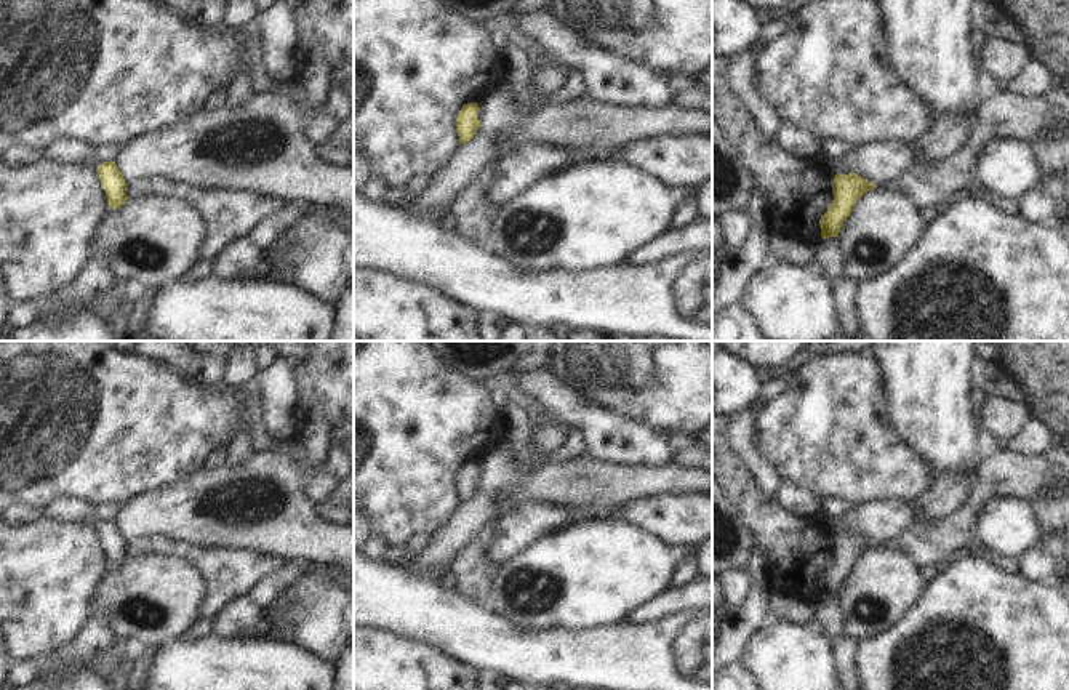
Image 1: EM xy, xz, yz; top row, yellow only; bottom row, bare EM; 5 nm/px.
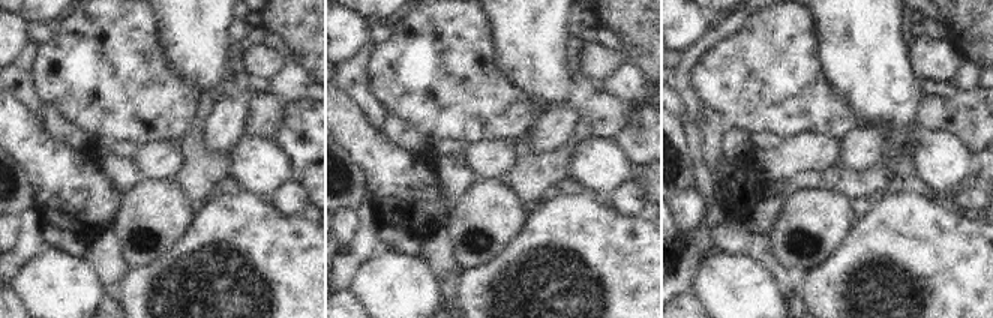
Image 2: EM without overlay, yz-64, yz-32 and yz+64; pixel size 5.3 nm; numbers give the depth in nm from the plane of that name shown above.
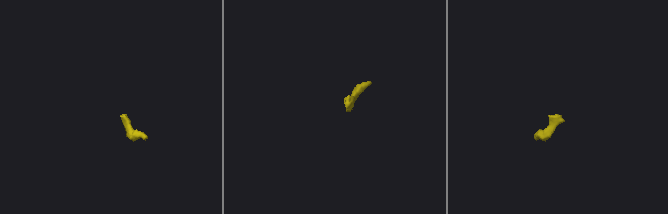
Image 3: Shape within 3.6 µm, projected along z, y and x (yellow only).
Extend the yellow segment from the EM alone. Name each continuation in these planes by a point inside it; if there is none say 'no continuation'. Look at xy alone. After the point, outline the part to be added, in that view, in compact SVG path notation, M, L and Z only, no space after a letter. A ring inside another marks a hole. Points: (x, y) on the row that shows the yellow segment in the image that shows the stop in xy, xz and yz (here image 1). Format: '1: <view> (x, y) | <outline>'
1: xy (64, 151) | M58 139L43 149L43 158L51 158L62 165L83 165L88 163L94 168L102 162L98 158L96 147L80 139Z

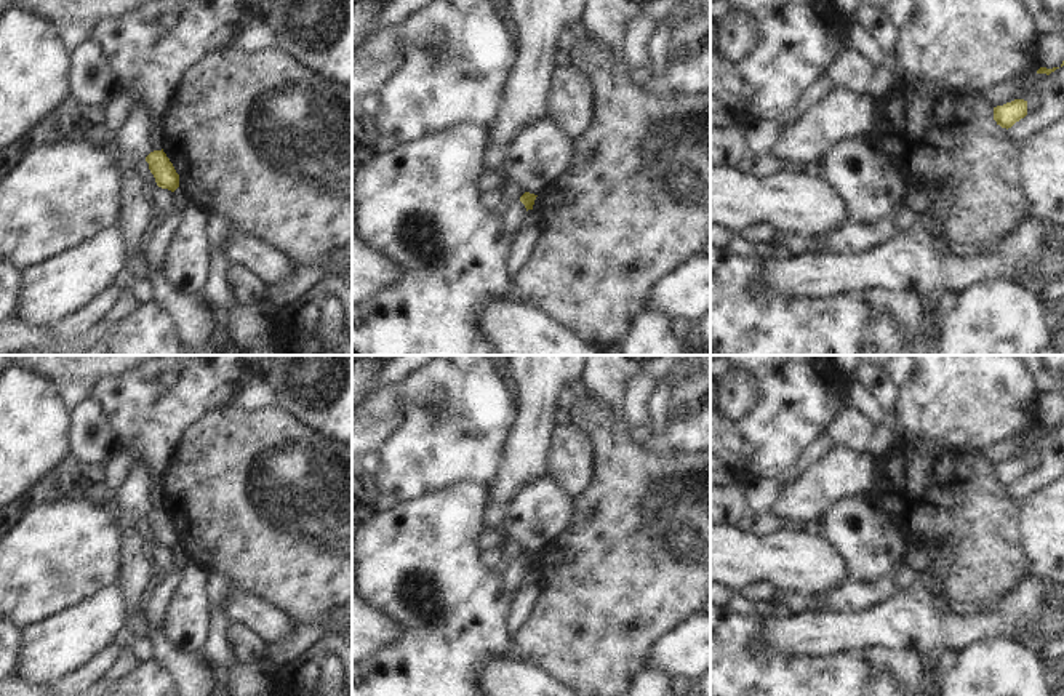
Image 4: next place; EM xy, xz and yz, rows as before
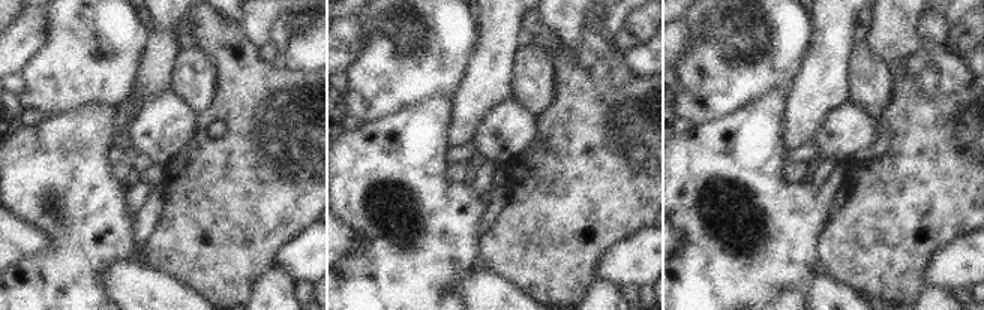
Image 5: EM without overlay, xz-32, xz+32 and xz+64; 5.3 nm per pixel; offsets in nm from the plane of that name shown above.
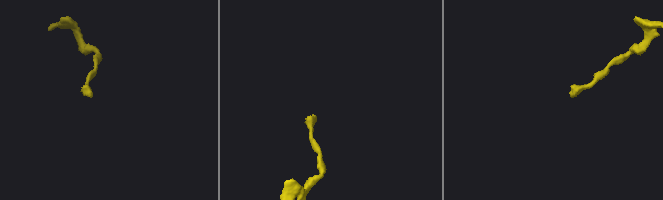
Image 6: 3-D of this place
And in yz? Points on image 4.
no continuation

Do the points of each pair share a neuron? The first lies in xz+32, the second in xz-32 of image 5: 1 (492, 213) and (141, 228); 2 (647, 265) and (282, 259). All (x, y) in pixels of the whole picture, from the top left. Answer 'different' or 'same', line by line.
1: same
2: same

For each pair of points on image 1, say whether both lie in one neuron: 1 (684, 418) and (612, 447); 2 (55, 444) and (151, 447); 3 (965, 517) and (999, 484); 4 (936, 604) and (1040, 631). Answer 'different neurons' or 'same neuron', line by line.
1: different neurons
2: same neuron
3: same neuron
4: same neuron

